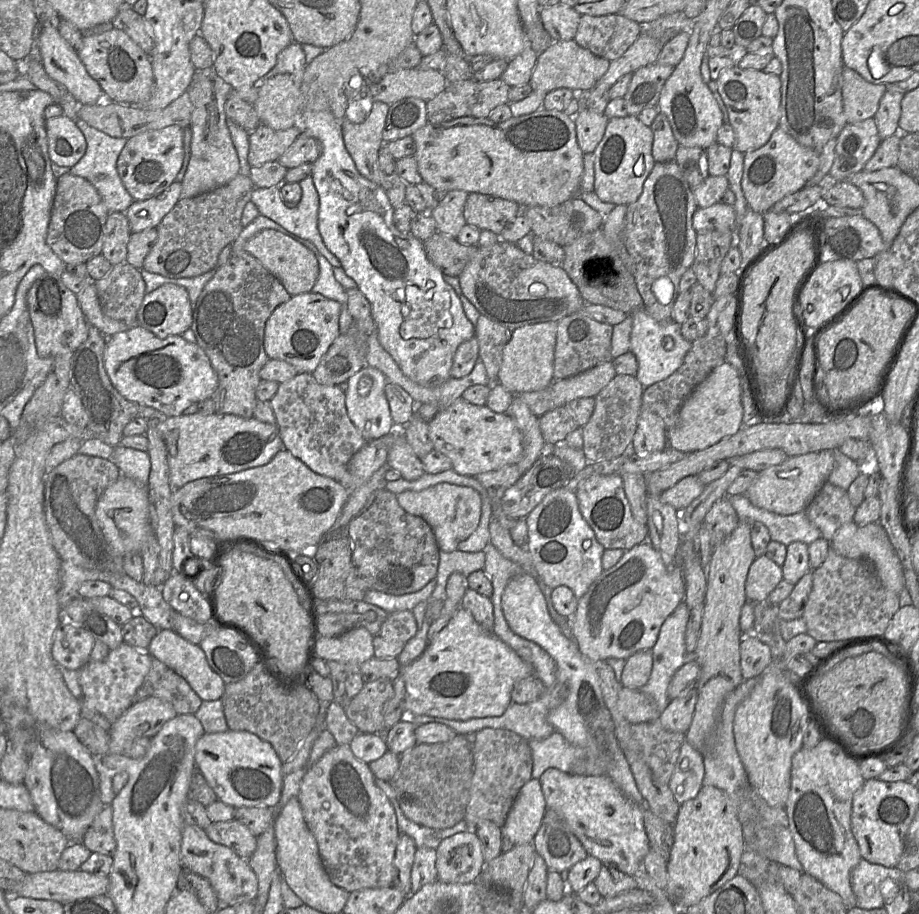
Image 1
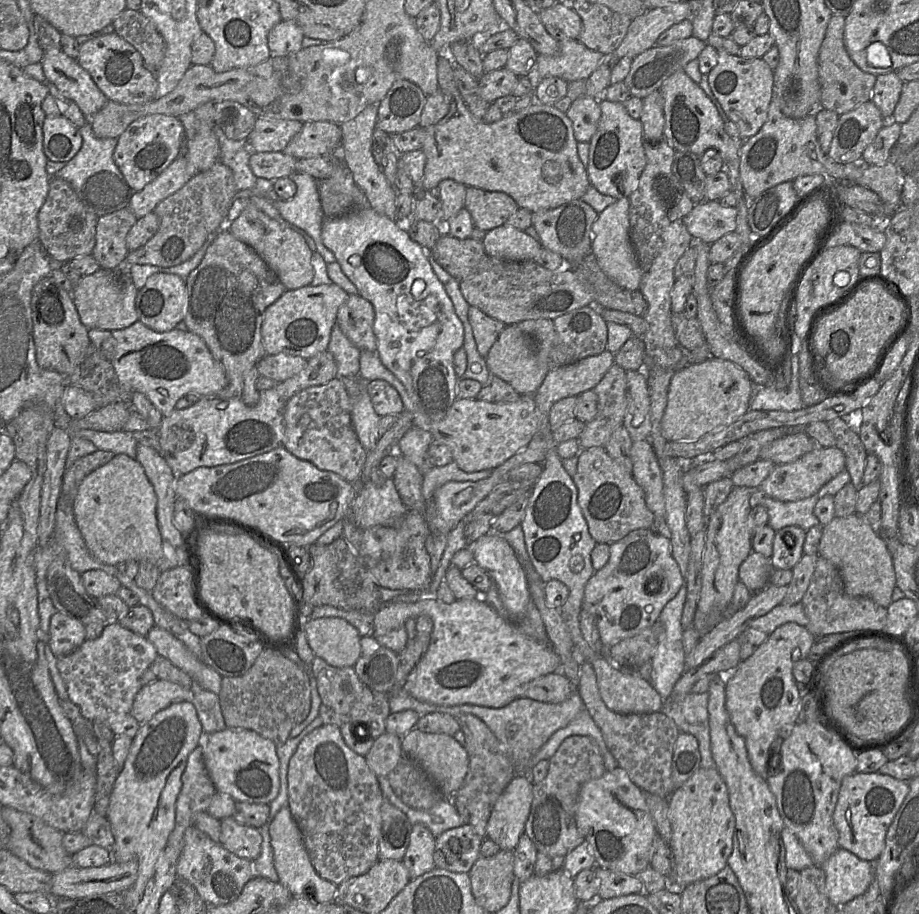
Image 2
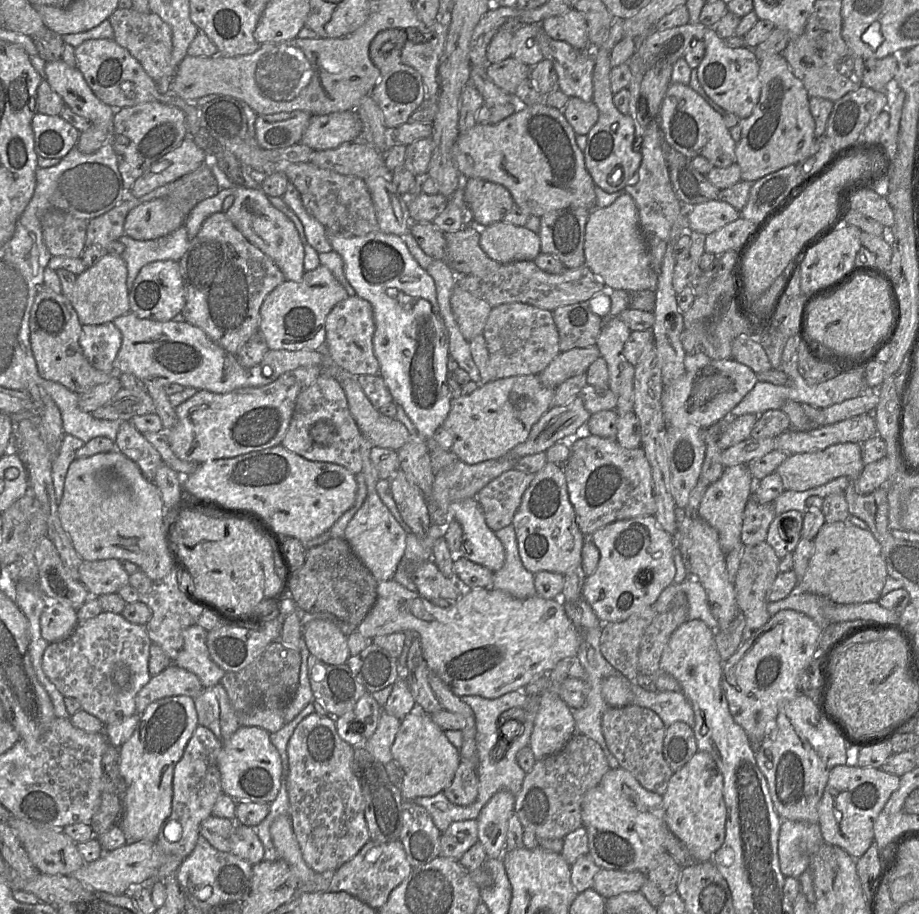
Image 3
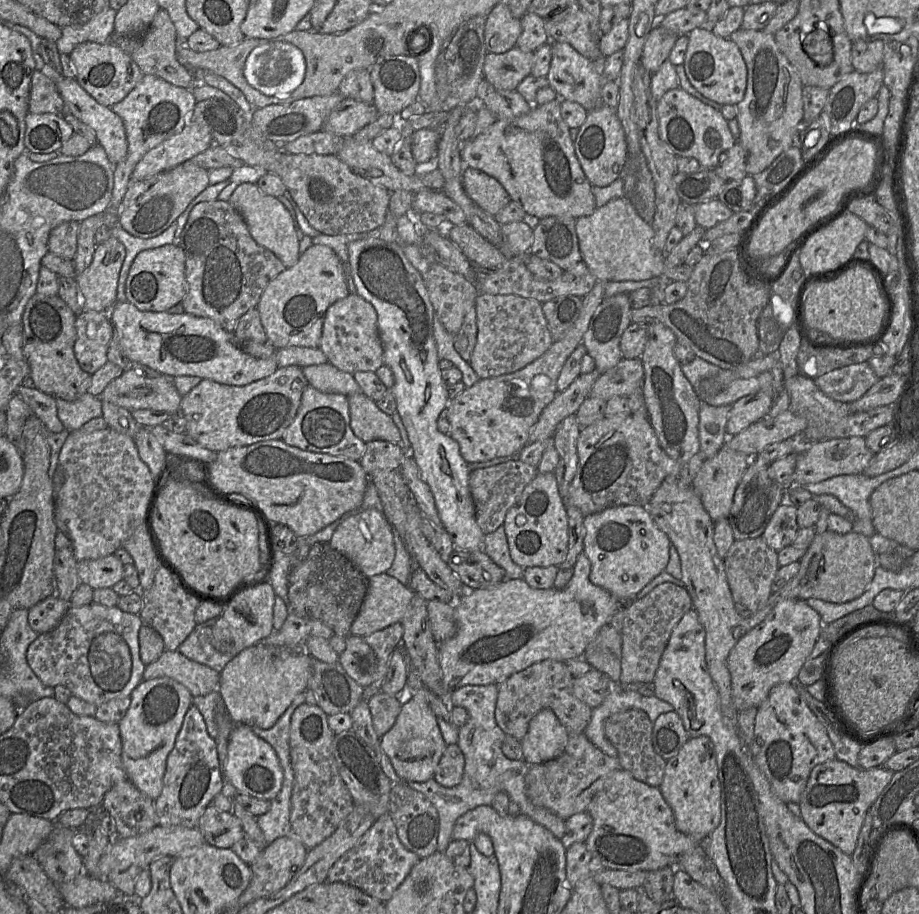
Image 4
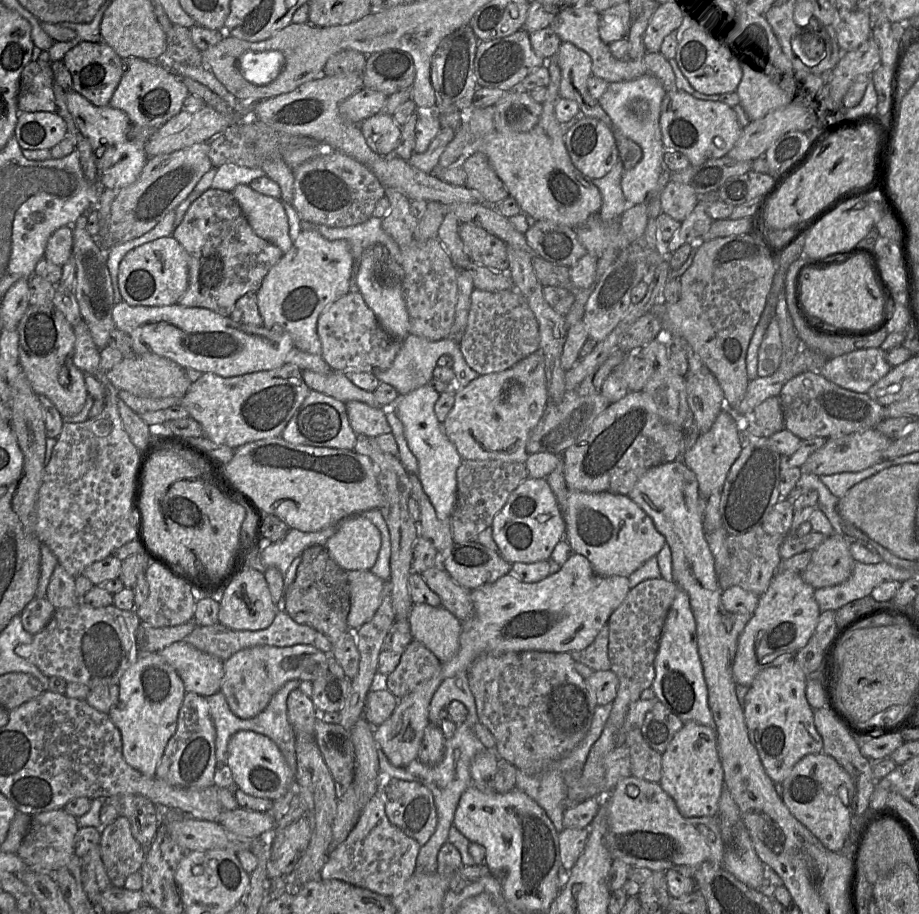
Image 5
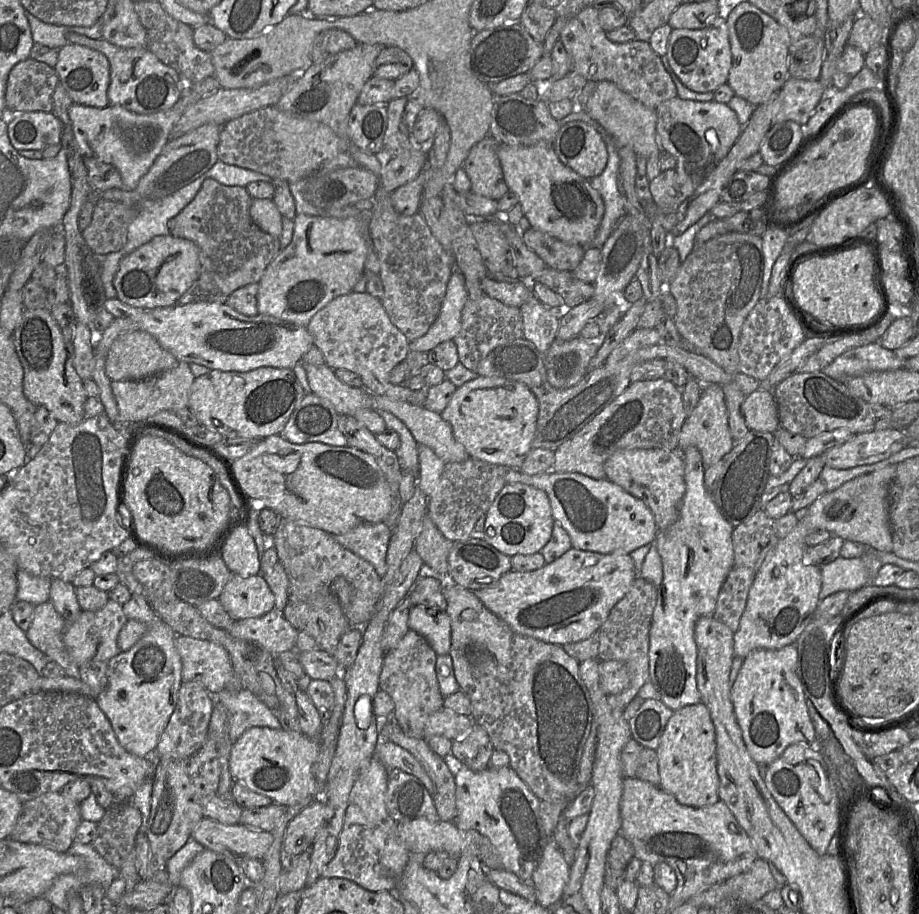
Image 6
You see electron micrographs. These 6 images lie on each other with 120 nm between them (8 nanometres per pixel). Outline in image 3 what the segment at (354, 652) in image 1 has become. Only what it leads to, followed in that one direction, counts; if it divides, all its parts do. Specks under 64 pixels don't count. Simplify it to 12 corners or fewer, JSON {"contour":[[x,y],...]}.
{"contour":[[329,620],[305,624],[311,654],[326,664],[346,664],[348,637]]}

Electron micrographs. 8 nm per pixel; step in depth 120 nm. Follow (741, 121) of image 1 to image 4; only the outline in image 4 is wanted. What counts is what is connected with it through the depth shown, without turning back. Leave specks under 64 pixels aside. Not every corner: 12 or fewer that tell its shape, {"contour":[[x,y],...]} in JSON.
{"contour":[[709,27],[687,37],[692,86],[739,104],[747,66],[739,47]]}

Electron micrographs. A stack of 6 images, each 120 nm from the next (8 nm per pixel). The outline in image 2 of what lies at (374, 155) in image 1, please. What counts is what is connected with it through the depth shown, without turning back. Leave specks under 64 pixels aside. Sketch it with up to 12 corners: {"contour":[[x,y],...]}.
{"contour":[[378,104],[342,122],[341,158],[369,206],[398,222],[372,155]]}

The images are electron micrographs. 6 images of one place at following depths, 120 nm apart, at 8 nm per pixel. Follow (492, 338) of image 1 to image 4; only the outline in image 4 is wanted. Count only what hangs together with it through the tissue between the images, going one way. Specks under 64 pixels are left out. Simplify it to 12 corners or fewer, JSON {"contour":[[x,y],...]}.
{"contour":[[435,261],[422,277],[435,316],[455,335],[480,293]]}

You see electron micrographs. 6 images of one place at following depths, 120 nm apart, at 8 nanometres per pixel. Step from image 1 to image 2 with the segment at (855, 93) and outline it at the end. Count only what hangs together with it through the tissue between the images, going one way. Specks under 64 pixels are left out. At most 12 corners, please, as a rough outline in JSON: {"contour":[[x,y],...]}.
{"contour":[[831,16],[818,56],[821,106],[838,115],[870,101],[875,75]]}

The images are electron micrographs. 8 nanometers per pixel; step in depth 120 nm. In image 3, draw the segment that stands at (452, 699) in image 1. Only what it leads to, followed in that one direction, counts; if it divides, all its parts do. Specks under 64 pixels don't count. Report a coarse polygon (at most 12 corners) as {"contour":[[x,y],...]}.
{"contour":[[393,578],[356,631],[418,633],[458,697],[524,691],[576,656],[559,600]]}

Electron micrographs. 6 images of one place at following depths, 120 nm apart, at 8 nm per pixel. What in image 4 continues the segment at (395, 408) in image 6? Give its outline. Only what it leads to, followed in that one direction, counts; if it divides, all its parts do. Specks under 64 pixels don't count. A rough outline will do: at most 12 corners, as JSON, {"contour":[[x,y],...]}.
{"contour":[[326,362],[302,367],[308,385],[325,393],[362,392],[351,373]]}

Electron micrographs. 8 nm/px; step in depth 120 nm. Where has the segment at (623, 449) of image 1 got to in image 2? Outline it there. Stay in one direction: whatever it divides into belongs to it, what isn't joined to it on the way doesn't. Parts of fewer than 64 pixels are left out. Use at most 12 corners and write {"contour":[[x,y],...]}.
{"contour":[[613,364],[593,388],[597,414],[580,447],[604,447],[623,426],[626,371]]}

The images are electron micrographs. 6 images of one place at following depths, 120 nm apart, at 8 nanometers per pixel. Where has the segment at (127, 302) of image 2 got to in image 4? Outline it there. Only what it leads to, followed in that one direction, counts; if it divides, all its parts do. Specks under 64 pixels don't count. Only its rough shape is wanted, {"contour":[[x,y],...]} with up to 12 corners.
{"contour":[[113,235],[75,276],[84,309],[109,313],[125,248]]}

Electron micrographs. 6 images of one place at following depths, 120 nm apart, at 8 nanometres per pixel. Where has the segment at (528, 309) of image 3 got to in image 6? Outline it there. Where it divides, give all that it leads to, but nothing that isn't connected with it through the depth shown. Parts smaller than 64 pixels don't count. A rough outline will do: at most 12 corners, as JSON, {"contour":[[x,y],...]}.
{"contour":[[468,298],[453,341],[477,369],[493,350],[524,338],[520,308]]}

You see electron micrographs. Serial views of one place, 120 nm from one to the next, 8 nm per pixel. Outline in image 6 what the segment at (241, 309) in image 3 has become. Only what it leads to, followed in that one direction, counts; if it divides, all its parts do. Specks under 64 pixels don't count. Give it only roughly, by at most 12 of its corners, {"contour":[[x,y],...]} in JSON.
{"contour":[[206,178],[169,220],[199,276],[181,303],[226,303],[282,250],[245,187]]}

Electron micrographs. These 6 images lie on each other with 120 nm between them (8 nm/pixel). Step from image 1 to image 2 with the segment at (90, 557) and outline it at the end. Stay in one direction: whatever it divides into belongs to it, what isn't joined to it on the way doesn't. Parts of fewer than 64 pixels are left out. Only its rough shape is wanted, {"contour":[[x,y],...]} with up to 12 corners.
{"contour":[[98,449],[64,471],[59,499],[73,508],[78,488],[115,454]]}

